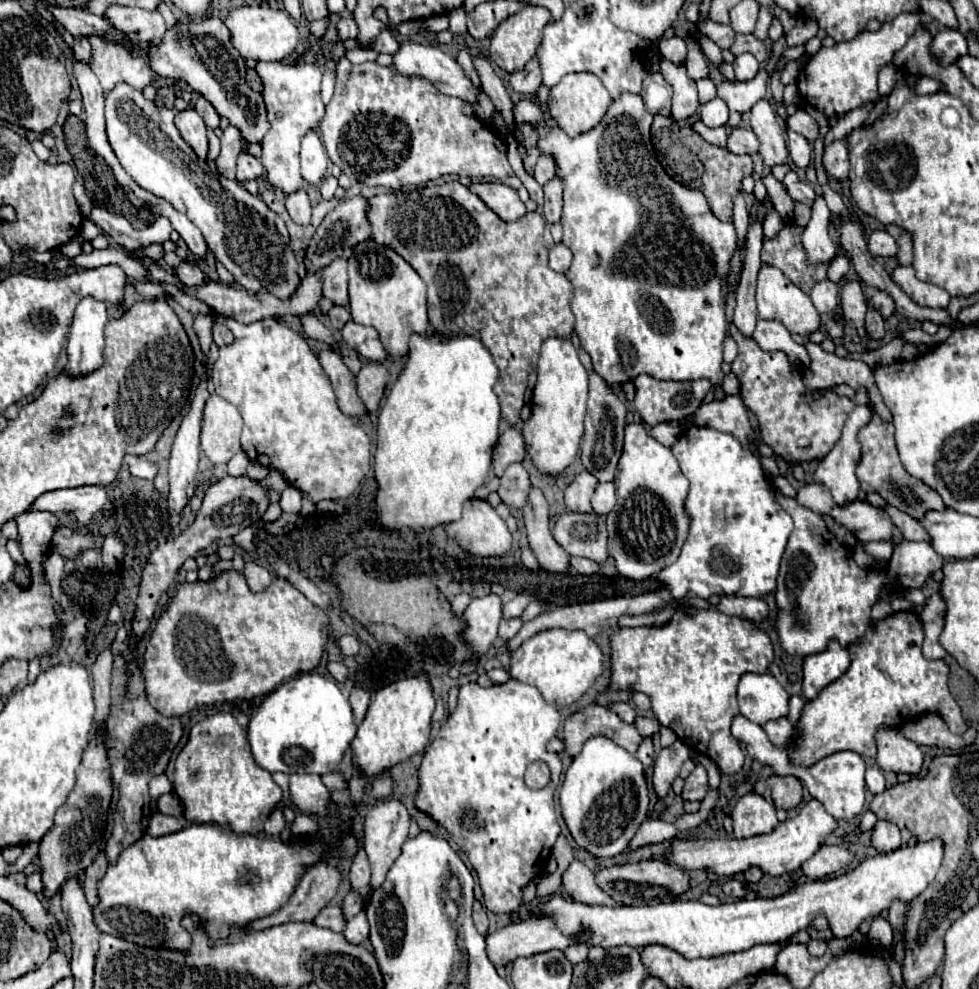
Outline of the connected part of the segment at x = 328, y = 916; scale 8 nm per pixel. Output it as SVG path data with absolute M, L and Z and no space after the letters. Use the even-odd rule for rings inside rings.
M324 907L318 913L318 917L314 919L314 923L318 927L324 927L324 929L330 929L330 931L336 931L336 933L342 933L344 927L346 927L344 911L342 911L342 907Z

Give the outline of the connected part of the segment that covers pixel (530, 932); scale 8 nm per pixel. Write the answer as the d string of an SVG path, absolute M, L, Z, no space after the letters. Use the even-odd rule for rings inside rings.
M532 917L532 919L526 919L522 923L516 923L516 925L506 925L494 933L488 935L486 939L486 951L488 951L488 957L494 965L506 965L506 963L512 963L516 961L518 957L530 957L530 955L536 955L536 953L544 953L544 951L550 951L550 949L560 949L564 951L566 947L570 945L576 945L576 943L582 943L582 933L578 935L564 935L556 921L552 917Z

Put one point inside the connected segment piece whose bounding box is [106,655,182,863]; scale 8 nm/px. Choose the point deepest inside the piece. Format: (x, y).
(140, 741)

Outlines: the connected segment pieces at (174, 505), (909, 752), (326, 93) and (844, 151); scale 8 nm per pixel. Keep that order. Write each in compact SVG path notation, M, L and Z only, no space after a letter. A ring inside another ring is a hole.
M204 371L202 377L200 377L200 383L198 383L198 389L194 393L190 411L182 419L182 425L180 425L180 429L176 433L176 439L174 439L174 445L172 445L172 453L170 453L170 469L168 469L170 493L168 493L168 499L170 499L170 523L172 523L172 527L178 525L182 507L194 497L194 479L196 479L196 473L198 473L198 455L200 455L200 427L202 427L204 403L206 403L208 397L210 397L208 371Z
M880 727L876 735L878 755L876 761L884 771L918 775L924 765L924 753L916 743L910 743L900 731L890 731L890 727Z
M326 71L324 79L322 79L322 101L324 101L324 105L330 103L332 93L334 93L334 73Z
M832 141L824 149L822 163L824 163L824 167L826 167L830 177L834 177L838 181L848 179L850 161L848 161L848 145L846 145L846 141Z

